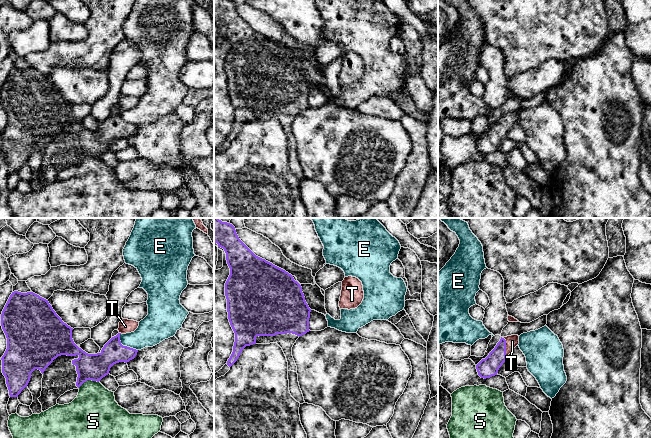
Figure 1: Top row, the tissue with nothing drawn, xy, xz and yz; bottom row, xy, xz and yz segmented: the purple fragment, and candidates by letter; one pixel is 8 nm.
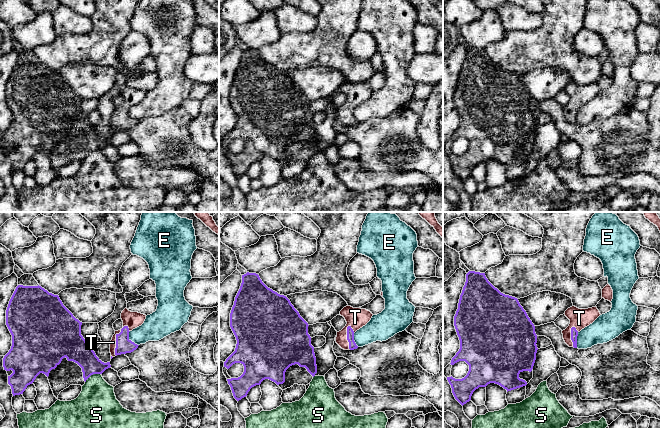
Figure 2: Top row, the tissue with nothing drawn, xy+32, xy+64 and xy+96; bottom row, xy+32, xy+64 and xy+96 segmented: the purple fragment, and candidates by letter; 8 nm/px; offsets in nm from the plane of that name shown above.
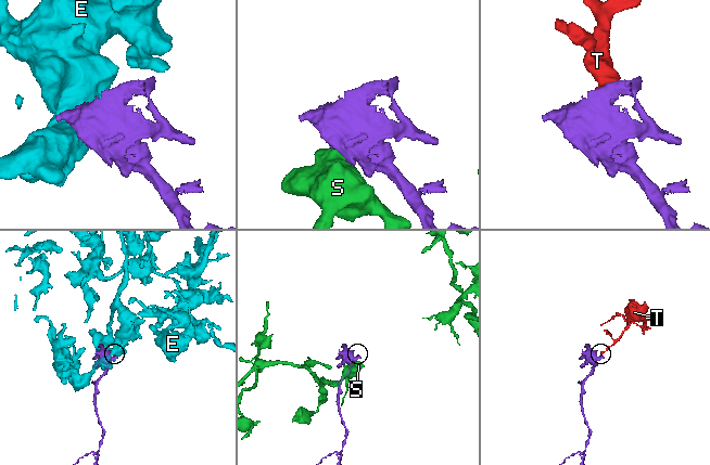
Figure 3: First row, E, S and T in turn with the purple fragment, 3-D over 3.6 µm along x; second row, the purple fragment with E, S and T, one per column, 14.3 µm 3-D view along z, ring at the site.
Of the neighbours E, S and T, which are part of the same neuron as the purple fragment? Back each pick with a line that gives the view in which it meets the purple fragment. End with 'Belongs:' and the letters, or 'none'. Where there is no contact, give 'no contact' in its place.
T: yz
Belongs: T

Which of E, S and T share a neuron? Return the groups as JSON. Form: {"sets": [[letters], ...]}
{"sets": [["E"], ["S"], ["T"]]}

